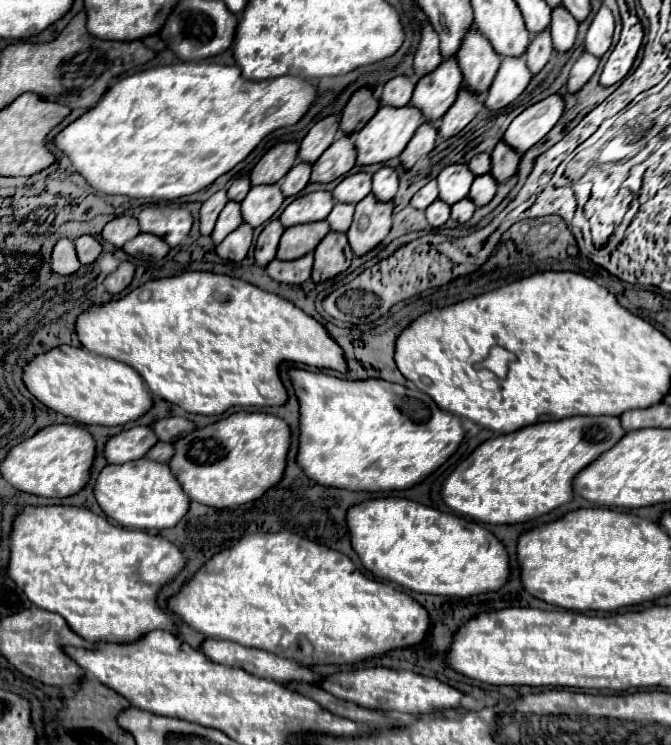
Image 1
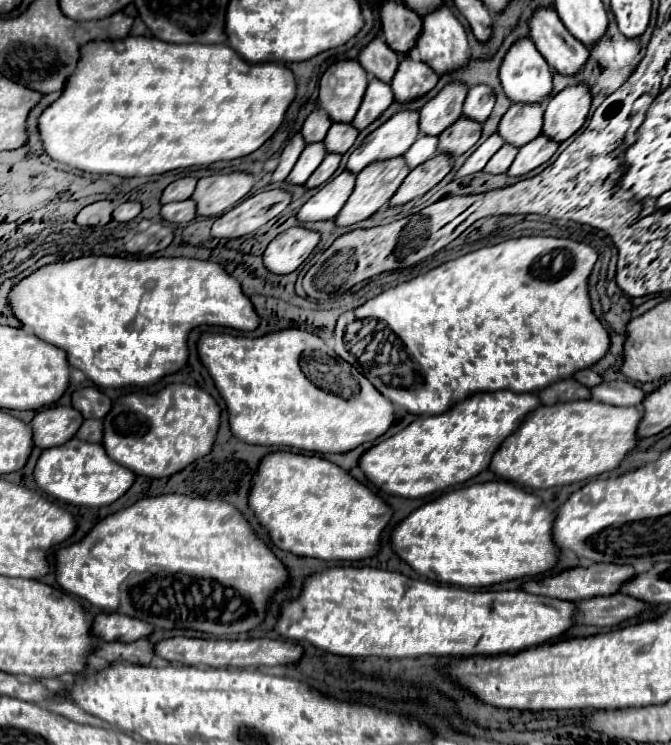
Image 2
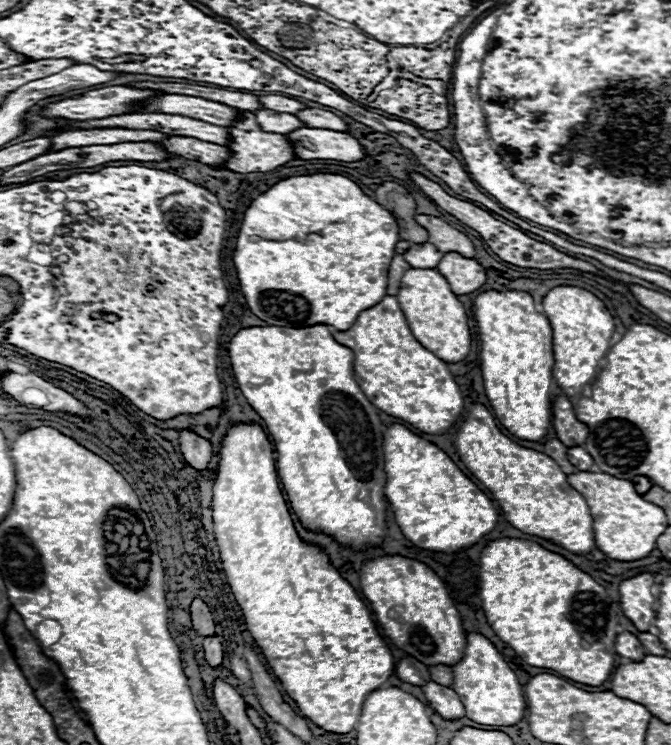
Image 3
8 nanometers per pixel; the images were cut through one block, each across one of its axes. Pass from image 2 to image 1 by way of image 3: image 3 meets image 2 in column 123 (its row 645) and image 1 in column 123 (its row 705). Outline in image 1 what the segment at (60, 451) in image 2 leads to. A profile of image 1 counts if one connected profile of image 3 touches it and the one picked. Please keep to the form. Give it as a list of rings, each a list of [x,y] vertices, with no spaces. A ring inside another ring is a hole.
[[[140,458],[138,462],[108,464],[104,466],[94,484],[94,496],[106,516],[114,518],[120,526],[138,530],[164,530],[188,512],[190,498],[182,492],[176,478],[170,474],[168,464]]]

